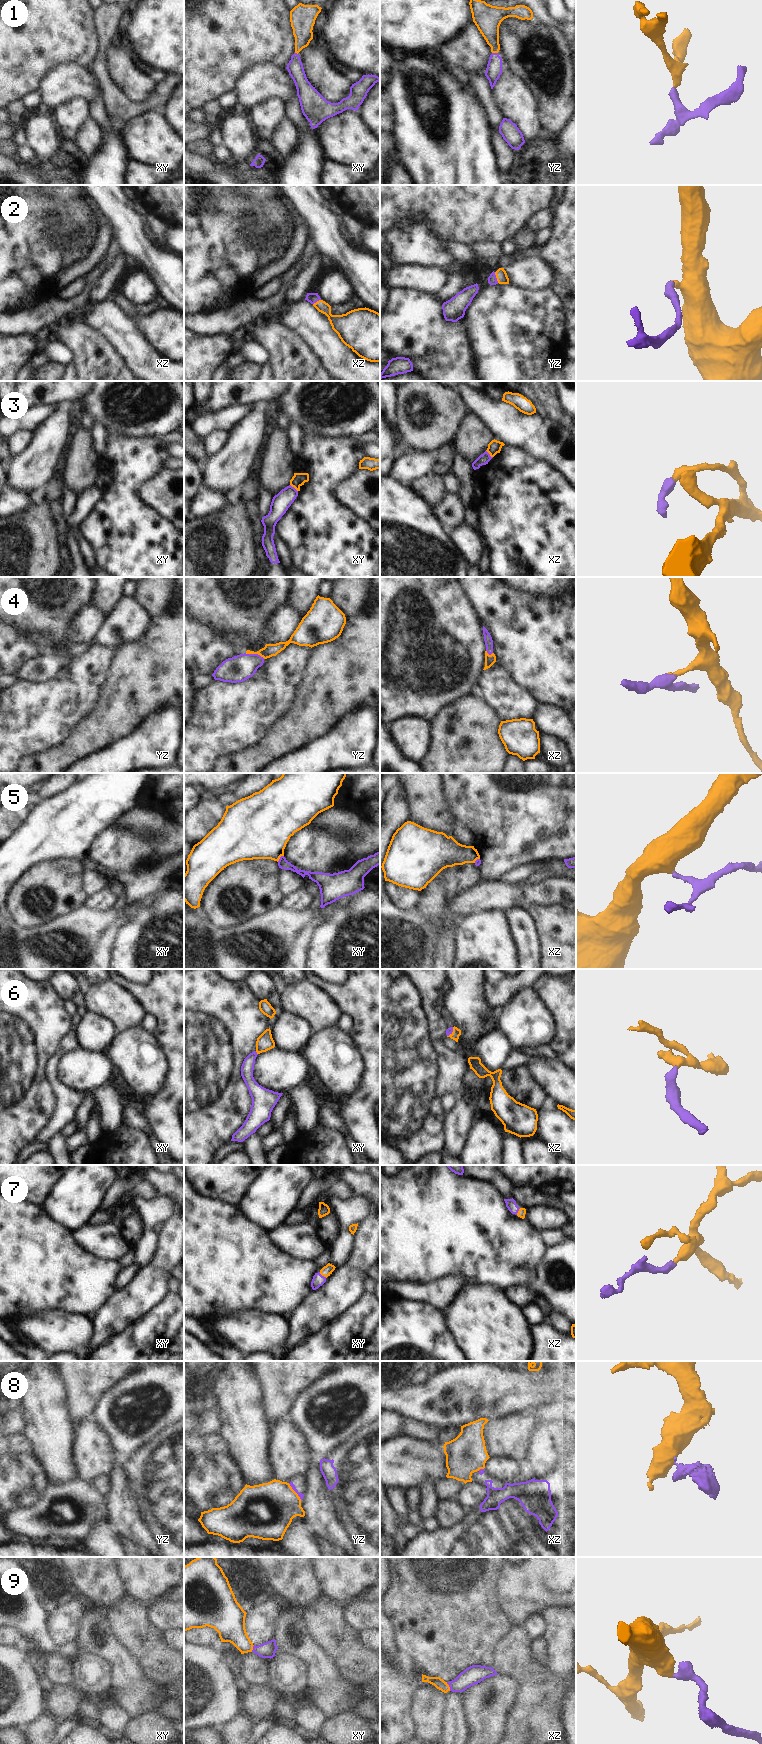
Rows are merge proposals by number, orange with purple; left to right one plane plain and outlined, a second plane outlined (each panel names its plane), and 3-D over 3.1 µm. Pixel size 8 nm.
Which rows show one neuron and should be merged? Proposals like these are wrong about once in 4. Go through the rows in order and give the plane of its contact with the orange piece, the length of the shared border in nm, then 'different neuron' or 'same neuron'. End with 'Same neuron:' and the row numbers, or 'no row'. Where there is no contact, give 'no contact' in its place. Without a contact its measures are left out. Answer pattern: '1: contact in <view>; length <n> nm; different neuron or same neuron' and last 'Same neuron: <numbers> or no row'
1: contact in yz; length 50 nm; same neuron
2: contact in yz; length 90 nm; same neuron
3: contact in xy; length 90 nm; different neuron
4: contact in yz; length 170 nm; same neuron
5: contact in xy; length 80 nm; different neuron
6: contact in xy; length 40 nm; same neuron
7: contact in xy; length 80 nm; same neuron
8: contact in yz; length 170 nm; different neuron
9: contact in xz; length 80 nm; same neuron
Same neuron: 1, 2, 4, 6, 7, 9

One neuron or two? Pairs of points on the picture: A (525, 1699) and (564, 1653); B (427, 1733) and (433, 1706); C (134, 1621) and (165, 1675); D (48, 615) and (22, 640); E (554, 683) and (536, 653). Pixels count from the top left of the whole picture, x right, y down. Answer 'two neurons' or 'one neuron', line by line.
A: two neurons
B: one neuron
C: one neuron
D: two neurons
E: one neuron

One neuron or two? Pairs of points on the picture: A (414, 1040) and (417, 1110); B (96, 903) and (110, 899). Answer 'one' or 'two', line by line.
A: one
B: one

